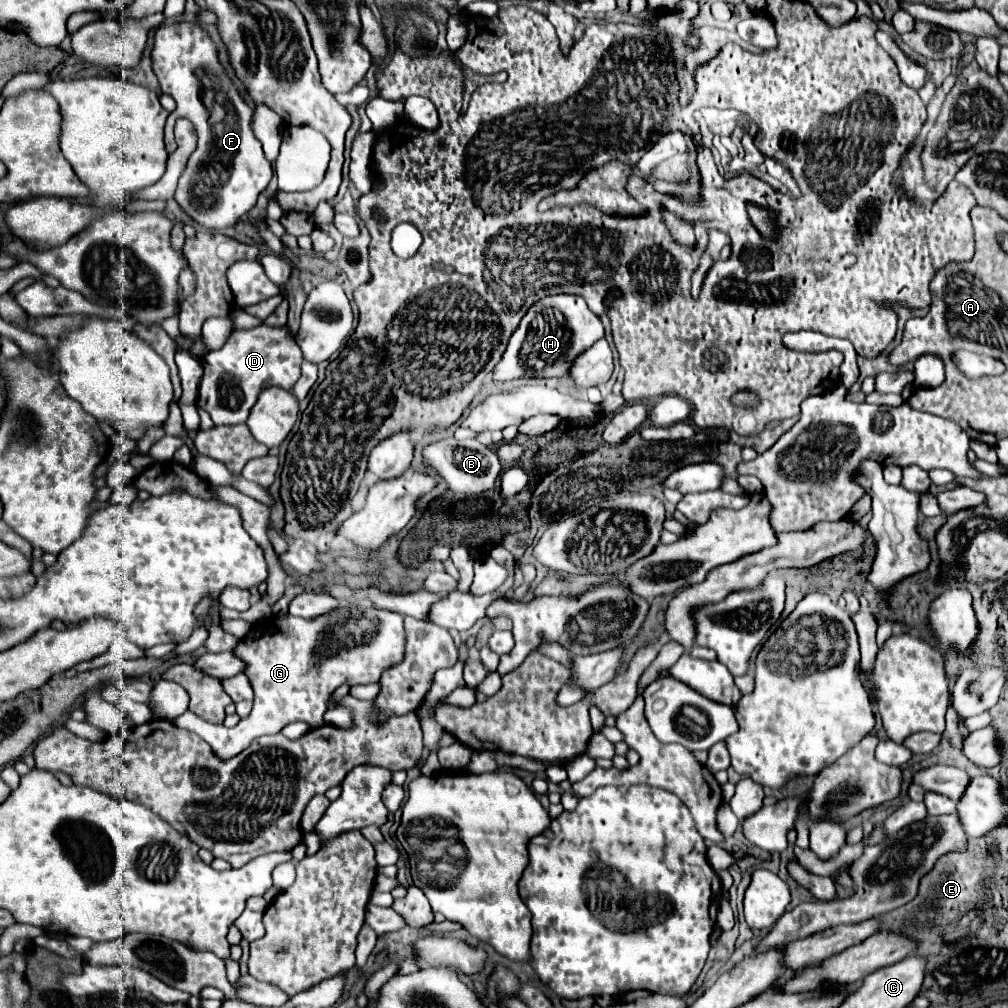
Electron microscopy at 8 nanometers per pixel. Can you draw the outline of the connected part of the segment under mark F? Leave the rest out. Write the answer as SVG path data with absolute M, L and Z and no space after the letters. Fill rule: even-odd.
M184 21L184 23L160 25L154 33L154 47L152 47L150 59L152 59L152 71L160 81L162 93L172 95L176 101L176 109L168 115L168 121L166 121L164 141L167 152L172 153L177 147L174 137L174 121L176 119L180 119L180 117L190 119L198 131L198 147L188 159L188 167L186 167L184 175L180 177L174 199L194 221L198 221L206 229L234 227L236 221L242 217L242 213L250 211L256 205L258 195L268 187L268 183L272 179L272 165L264 157L262 145L252 131L254 109L240 95L234 81L226 75L226 71L218 59L216 43L208 35L208 31L200 27L200 23ZM202 99L222 99L222 105L218 105L216 111L214 109L210 111Z

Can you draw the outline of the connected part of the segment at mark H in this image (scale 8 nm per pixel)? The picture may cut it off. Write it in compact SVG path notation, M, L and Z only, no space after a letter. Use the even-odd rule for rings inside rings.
M554 295L548 299L542 299L520 321L520 327L514 331L508 349L502 357L502 363L496 365L494 373L490 375L492 381L512 381L512 379L562 379L570 377L570 367L576 361L578 355L582 355L588 347L592 347L598 339L604 337L604 327L598 315L594 315L586 301L576 295Z

